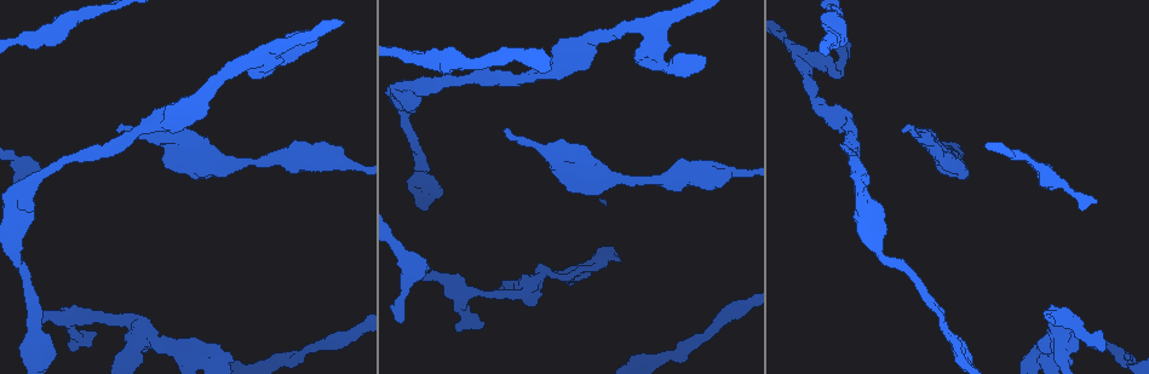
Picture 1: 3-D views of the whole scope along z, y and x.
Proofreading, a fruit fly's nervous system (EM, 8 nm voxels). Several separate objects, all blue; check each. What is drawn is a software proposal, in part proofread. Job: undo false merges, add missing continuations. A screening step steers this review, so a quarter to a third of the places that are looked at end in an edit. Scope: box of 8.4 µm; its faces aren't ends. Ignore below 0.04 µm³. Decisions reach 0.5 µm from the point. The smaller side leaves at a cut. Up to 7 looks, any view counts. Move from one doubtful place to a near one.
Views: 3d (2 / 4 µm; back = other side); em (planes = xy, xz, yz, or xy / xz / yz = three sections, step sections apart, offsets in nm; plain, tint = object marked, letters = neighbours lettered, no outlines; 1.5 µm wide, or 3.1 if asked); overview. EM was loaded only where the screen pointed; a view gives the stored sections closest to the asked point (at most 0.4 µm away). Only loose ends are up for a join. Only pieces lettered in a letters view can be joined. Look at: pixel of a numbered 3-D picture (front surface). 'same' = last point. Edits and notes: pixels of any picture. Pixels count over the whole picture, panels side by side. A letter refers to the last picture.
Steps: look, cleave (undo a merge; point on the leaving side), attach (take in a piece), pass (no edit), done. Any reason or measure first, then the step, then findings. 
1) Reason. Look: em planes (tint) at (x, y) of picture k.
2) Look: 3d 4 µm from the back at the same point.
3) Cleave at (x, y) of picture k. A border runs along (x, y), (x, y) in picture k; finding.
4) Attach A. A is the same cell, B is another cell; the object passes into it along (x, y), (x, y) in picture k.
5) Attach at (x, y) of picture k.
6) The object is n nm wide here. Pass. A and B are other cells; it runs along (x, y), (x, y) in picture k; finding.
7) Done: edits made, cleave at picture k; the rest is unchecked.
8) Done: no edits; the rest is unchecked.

An open end. Look: 3d 4 µm at (399, 320) of picture 1.

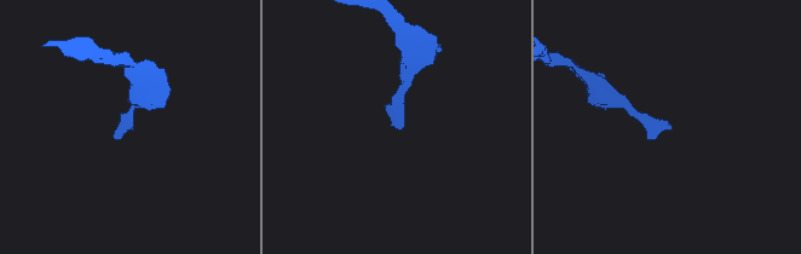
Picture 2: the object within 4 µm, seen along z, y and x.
Shape alone is not enough. Look: em planes (letters) at (128, 129) of picture 2.

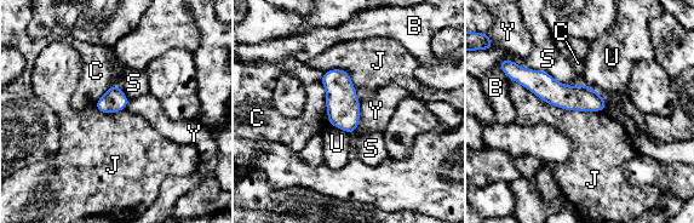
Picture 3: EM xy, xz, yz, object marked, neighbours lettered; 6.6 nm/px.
The longest contact is with J, 650 nm. Pass. B, C, J, S, U and Y are other cells; it runs along (520, 72), (561, 96), (602, 106) in picture 3; no lettered piece goes on from it.

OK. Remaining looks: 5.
Tapers out. Look: 3d 4 µm at (118, 130) of picture 1.

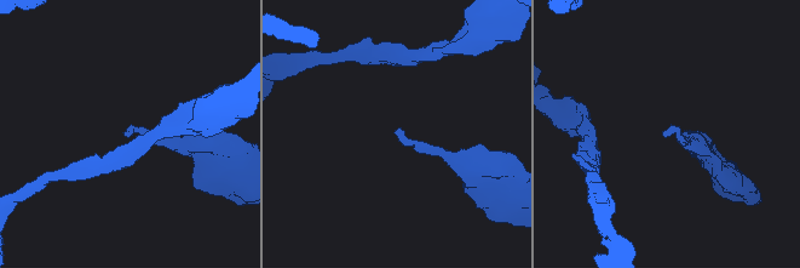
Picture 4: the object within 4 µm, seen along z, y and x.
Look: em xz step 4 (tint) at (664, 134) of picture 4.

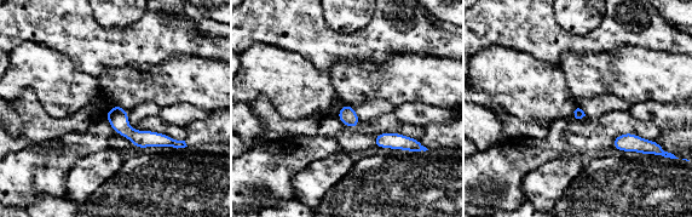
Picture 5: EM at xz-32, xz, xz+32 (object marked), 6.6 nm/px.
Look: em planes (letters) at the same point.

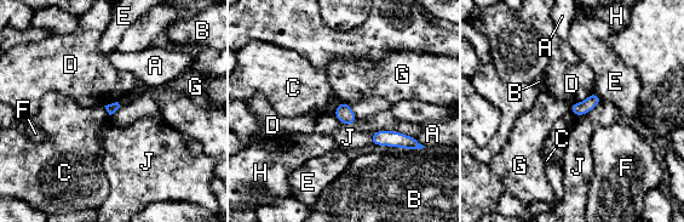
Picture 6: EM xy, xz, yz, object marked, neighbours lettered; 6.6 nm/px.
Pass. A, B, C, D, E, F, G, H and J are other cells; a border runs along (592, 91), (582, 101), (570, 104) in picture 6; none of them fits.

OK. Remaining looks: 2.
Done: no edits; the rest is unchecked.

